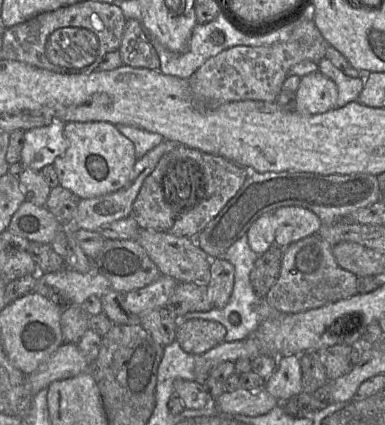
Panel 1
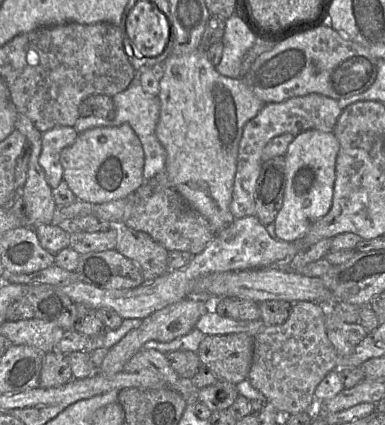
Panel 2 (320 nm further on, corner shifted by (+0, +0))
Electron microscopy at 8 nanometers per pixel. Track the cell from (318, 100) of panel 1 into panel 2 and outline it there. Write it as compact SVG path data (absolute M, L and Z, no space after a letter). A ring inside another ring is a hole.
M312 129L294 136L285 154L287 182L283 205L273 223L280 240L297 241L307 233L314 222L329 212L333 199L338 151L339 141L334 132Z

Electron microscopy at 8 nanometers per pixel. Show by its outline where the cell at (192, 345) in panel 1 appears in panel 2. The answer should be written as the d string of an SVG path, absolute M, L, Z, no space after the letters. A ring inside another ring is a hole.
M246 333L206 335L196 353L218 381L237 385L248 378L253 347L254 337Z

